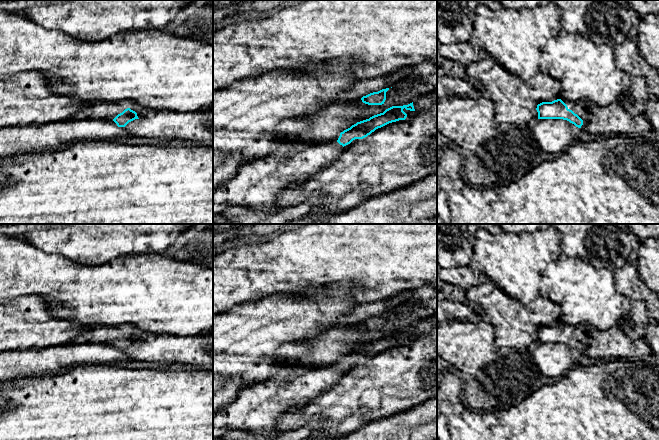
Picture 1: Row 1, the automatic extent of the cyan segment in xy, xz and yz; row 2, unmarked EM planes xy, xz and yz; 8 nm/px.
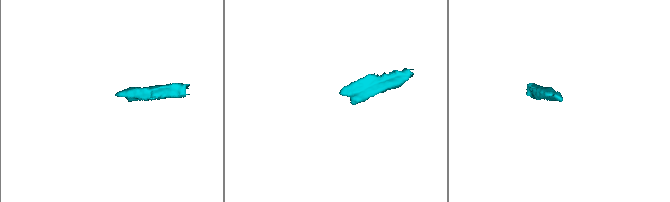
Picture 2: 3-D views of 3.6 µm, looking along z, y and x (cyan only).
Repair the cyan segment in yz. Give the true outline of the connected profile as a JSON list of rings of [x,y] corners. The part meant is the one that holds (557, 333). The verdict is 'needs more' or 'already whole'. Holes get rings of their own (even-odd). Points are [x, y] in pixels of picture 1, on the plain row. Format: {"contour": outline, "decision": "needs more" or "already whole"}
{"contour": [[[557,323],[552,326],[542,326],[537,329],[538,343],[563,343],[574,348],[576,351],[590,345],[590,339],[581,326],[576,326],[569,333],[561,324]]], "decision": "needs more"}

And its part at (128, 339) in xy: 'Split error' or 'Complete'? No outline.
Split error

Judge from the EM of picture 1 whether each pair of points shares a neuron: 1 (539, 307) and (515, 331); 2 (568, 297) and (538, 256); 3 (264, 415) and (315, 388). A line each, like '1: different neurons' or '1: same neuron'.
1: same neuron
2: different neurons
3: same neuron

